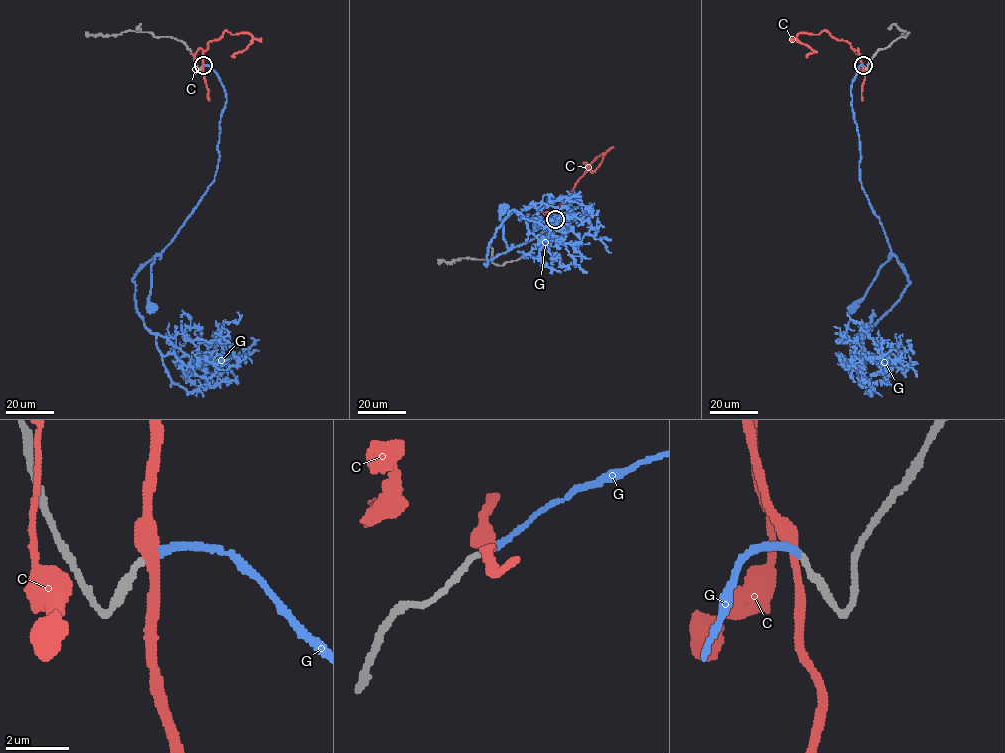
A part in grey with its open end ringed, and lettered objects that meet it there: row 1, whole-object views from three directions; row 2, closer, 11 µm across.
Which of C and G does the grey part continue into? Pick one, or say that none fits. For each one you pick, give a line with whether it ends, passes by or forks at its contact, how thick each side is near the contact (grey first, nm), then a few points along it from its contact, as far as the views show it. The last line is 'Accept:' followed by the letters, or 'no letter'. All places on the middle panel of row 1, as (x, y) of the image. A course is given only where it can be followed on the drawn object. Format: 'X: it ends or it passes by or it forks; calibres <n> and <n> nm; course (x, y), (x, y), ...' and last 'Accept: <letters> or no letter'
G: it ends; calibres 200 and 190 nm; course (555, 219), (577, 207), (571, 211), (571, 216), (560, 217), (539, 235), (507, 248), (500, 218), (503, 207)
Accept: G

